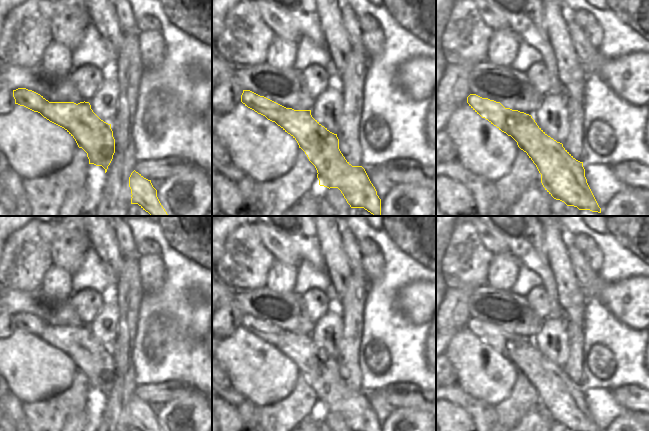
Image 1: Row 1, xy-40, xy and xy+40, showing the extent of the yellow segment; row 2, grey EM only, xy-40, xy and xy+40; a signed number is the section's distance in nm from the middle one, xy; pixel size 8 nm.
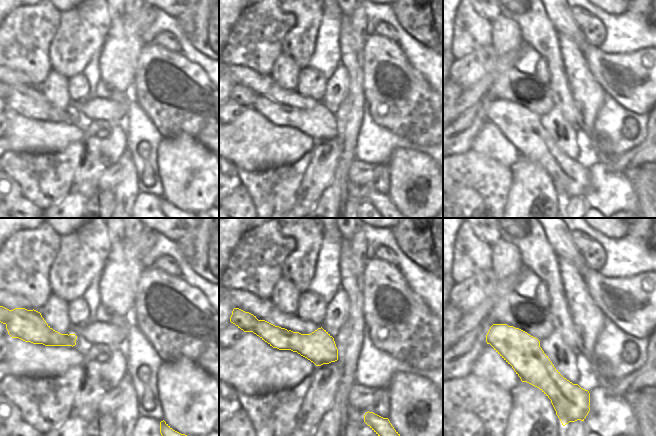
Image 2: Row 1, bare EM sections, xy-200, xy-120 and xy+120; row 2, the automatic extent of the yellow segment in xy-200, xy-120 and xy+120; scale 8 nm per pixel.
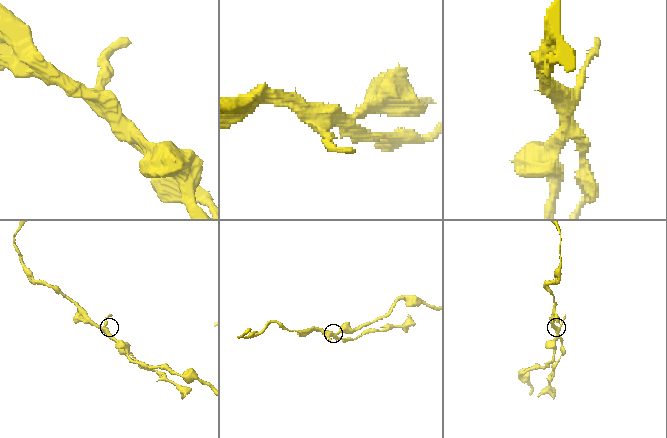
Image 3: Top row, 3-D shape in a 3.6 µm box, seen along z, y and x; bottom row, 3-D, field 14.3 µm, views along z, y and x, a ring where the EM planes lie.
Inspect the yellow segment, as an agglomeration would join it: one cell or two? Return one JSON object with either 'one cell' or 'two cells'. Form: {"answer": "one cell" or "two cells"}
{"answer": "two cells"}

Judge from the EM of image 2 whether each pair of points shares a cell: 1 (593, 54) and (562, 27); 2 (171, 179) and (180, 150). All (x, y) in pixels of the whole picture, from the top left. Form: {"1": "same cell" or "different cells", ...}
{"1": "different cells", "2": "same cell"}

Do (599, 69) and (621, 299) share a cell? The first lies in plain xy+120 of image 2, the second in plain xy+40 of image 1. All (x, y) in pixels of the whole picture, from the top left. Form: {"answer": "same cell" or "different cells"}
{"answer": "same cell"}

